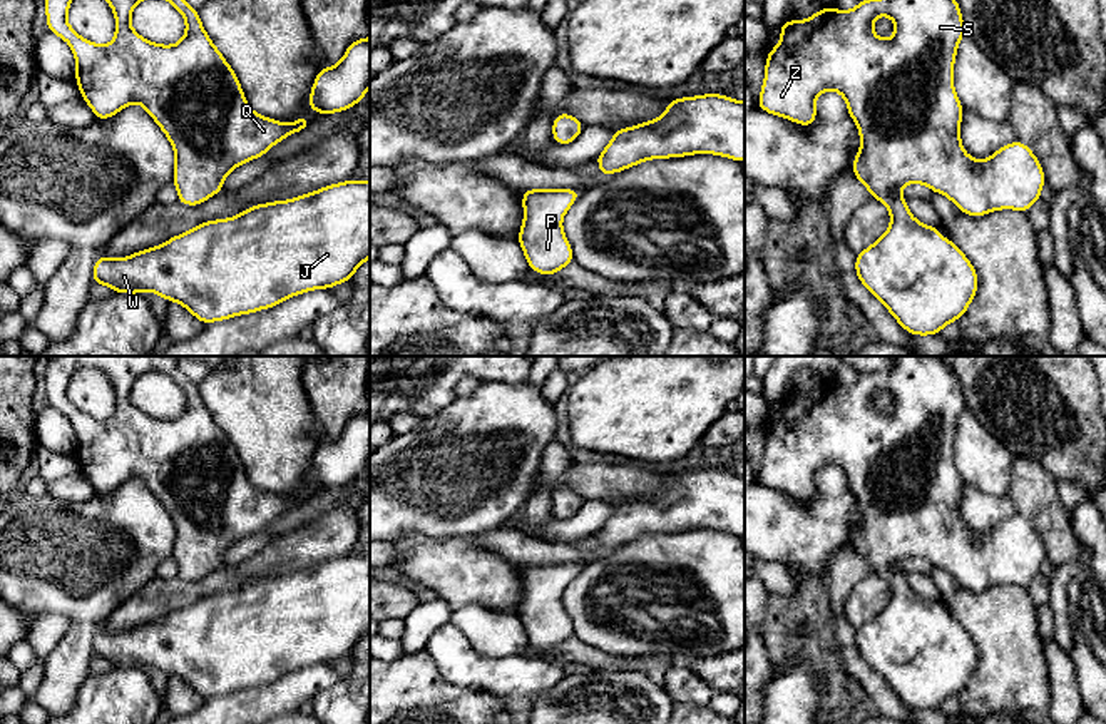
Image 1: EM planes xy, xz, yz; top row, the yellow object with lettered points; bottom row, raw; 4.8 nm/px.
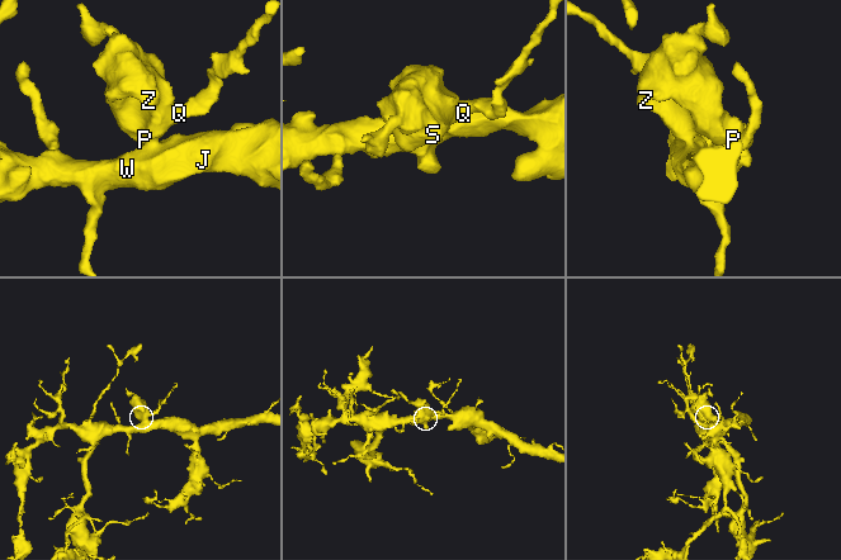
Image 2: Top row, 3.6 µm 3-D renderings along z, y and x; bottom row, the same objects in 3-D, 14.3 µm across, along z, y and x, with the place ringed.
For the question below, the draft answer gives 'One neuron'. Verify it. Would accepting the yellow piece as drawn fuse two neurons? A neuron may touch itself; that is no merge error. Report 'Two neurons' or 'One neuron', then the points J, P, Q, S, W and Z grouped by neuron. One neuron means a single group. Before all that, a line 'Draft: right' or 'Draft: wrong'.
Draft: right
One neuron. Groups: J P Q S W Z

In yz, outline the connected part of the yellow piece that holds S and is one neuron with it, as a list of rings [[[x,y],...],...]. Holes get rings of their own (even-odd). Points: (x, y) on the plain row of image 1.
[[[892,356],[890,361],[892,361],[890,371],[860,375],[853,385],[837,385],[832,381],[823,381],[806,395],[781,396],[780,418],[773,421],[766,430],[765,455],[761,460],[761,468],[758,472],[756,482],[771,490],[785,492],[795,498],[812,502],[817,497],[815,475],[820,468],[823,468],[825,465],[837,465],[845,473],[847,485],[852,495],[857,498],[860,508],[860,525],[853,532],[853,538],[852,538],[853,552],[858,553],[867,562],[867,565],[873,574],[883,577],[890,585],[890,602],[887,604],[887,607],[882,612],[878,612],[872,620],[855,629],[855,637],[857,637],[855,649],[858,650],[860,657],[870,665],[870,669],[883,677],[888,687],[897,694],[897,697],[907,707],[917,711],[929,711],[929,709],[939,709],[945,699],[952,696],[959,696],[964,691],[964,687],[967,686],[977,667],[979,654],[972,637],[952,617],[949,610],[942,614],[937,600],[925,600],[910,589],[907,582],[907,575],[900,570],[900,562],[905,558],[924,558],[932,567],[939,567],[949,572],[960,587],[969,589],[972,592],[981,592],[999,584],[1014,584],[1014,585],[1027,587],[1032,582],[1032,579],[1041,574],[1041,563],[1046,558],[1046,548],[1041,543],[1039,533],[1021,515],[1014,515],[1012,518],[999,522],[991,532],[984,535],[977,535],[965,528],[965,523],[960,518],[960,493],[964,490],[964,482],[954,465],[954,436],[955,436],[959,416],[967,408],[959,376],[947,366],[947,363],[942,358],[937,356]],[[878,390],[887,390],[895,398],[895,408],[888,415],[877,411],[872,405],[872,400]]]

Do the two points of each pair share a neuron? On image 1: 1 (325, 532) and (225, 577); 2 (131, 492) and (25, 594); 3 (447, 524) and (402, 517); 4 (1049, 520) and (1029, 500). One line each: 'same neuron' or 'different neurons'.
1: same neuron
2: same neuron
3: same neuron
4: same neuron

